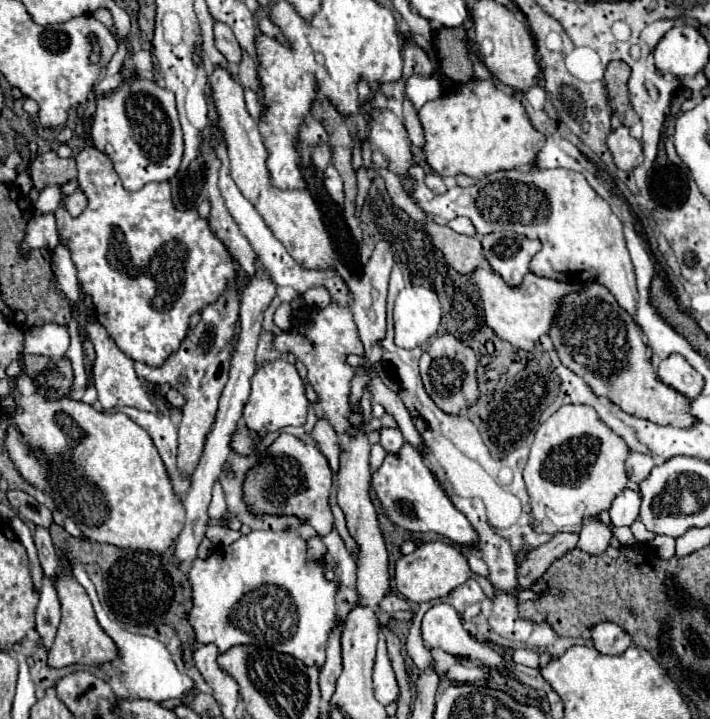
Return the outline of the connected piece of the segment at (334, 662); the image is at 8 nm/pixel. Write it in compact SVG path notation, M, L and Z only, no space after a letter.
M337 625L337 627L333 629L331 637L329 637L329 645L327 645L327 661L325 661L325 665L321 667L319 687L321 687L321 693L323 693L323 701L329 701L329 699L331 699L331 695L335 693L337 677L339 677L341 671L343 671L339 637L341 637L341 627Z

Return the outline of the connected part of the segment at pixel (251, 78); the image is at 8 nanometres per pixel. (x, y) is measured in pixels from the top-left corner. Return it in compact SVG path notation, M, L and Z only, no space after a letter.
M243 51L243 59L241 59L241 63L237 65L237 79L239 79L239 83L243 85L243 87L253 87L253 85L257 85L259 81L257 81L257 69L255 69L255 63L253 63L253 59L247 55L247 51Z

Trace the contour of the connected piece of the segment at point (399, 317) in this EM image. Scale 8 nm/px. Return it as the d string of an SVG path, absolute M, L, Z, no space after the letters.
M423 285L405 287L395 299L393 319L395 343L403 349L421 347L437 333L441 323L441 303L437 293Z

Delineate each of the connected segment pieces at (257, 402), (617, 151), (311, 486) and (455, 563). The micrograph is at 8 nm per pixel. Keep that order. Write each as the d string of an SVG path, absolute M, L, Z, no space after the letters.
M277 359L255 369L255 375L251 377L251 397L243 409L243 419L255 433L279 431L285 425L303 425L307 419L307 407L309 401L305 397L305 385L295 365L287 363L285 359Z
M619 127L619 129L611 131L611 135L607 139L607 147L613 155L615 165L621 171L631 171L631 169L639 167L639 163L643 163L641 143L629 135L627 127Z
M281 433L261 455L259 463L245 473L243 501L253 515L295 515L311 525L319 537L325 537L335 527L329 505L333 471L327 457L311 443L295 435Z
M435 541L435 543L423 543L417 547L415 553L403 555L397 561L397 589L399 593L415 603L433 601L447 597L453 589L463 585L467 579L471 579L473 573L469 569L467 557L461 553L459 547L455 547L449 541Z

